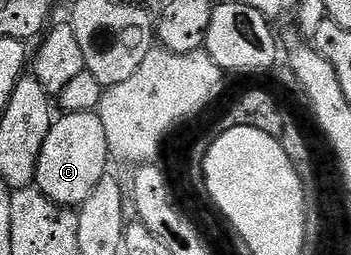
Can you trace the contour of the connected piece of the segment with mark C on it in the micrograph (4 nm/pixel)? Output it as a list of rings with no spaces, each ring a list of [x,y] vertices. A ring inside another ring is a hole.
[[[98,111],[68,112],[60,117],[52,123],[45,146],[41,146],[34,187],[44,192],[54,204],[78,206],[93,194],[93,186],[108,175],[105,126],[101,126]]]

